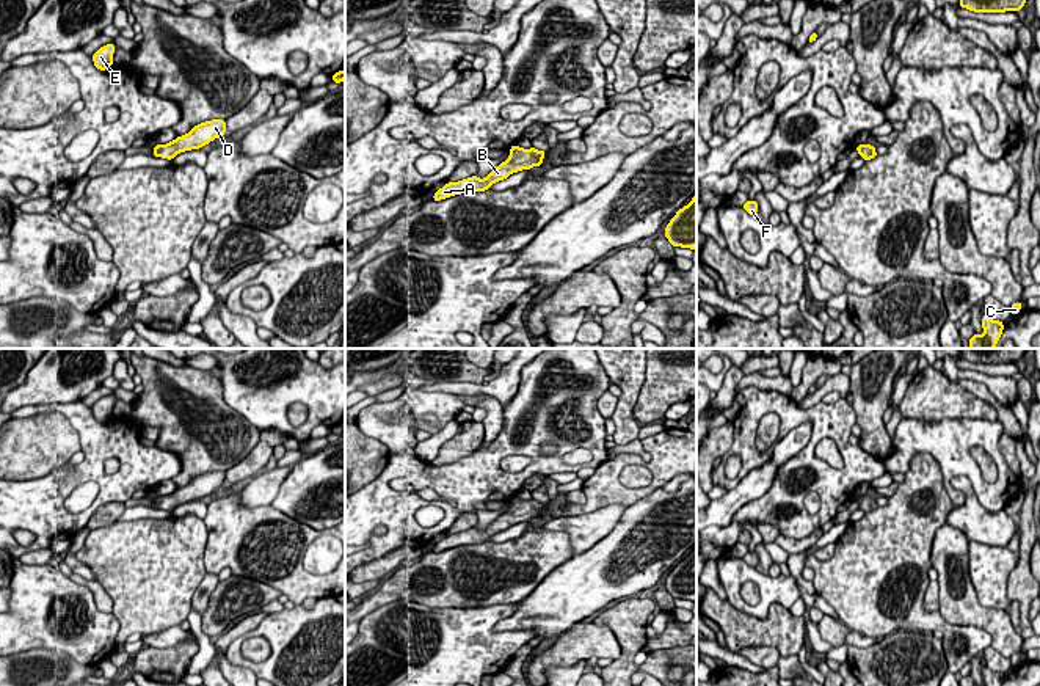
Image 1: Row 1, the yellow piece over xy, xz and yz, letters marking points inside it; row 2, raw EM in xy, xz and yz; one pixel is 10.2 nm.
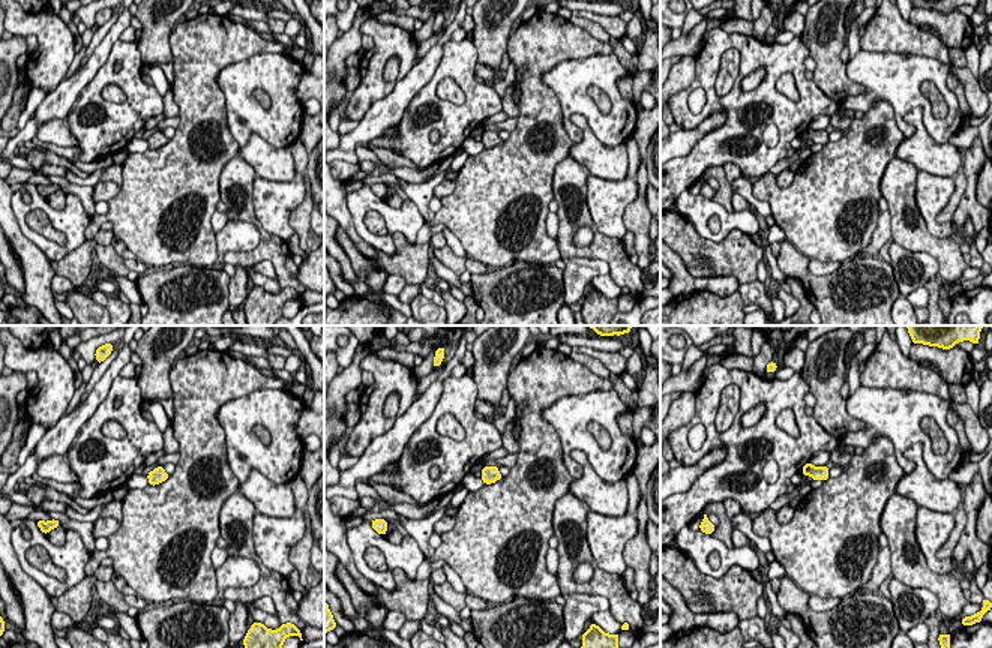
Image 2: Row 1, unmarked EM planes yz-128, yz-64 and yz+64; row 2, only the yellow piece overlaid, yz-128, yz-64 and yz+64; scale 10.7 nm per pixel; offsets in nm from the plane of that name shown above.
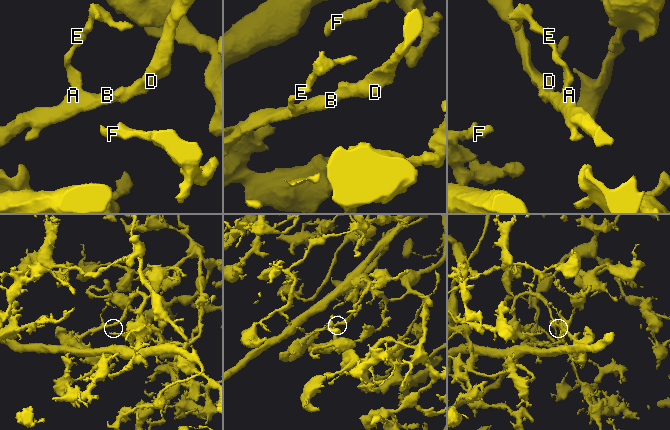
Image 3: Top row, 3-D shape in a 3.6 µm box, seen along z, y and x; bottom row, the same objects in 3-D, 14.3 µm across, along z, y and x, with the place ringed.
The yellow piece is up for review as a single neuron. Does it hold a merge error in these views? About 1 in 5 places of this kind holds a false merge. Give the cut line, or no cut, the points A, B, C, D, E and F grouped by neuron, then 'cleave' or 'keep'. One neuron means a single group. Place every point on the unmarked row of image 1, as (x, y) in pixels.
cut none; groups A B C D E F; keep

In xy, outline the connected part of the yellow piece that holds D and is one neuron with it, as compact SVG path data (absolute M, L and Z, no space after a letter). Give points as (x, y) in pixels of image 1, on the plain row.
M224 471L205 473L191 479L188 485L177 488L171 494L157 496L154 499L152 509L173 512L177 505L191 502L191 501L199 501L224 485L226 485Z

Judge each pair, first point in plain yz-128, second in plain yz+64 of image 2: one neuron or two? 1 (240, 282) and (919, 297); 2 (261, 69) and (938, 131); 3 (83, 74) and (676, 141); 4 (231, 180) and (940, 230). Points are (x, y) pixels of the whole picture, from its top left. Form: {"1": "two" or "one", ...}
{"1": "two", "2": "one", "3": "one", "4": "two"}

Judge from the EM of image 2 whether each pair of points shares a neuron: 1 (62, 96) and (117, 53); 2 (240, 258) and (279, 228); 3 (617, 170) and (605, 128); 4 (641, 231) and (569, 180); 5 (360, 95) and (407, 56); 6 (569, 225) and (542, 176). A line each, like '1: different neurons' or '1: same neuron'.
1: different neurons
2: different neurons
3: different neurons
4: different neurons
5: same neuron
6: different neurons

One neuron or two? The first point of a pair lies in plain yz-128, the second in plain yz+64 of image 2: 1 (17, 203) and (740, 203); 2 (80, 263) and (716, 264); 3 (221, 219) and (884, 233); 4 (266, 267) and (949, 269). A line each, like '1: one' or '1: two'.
1: two
2: one
3: one
4: two

